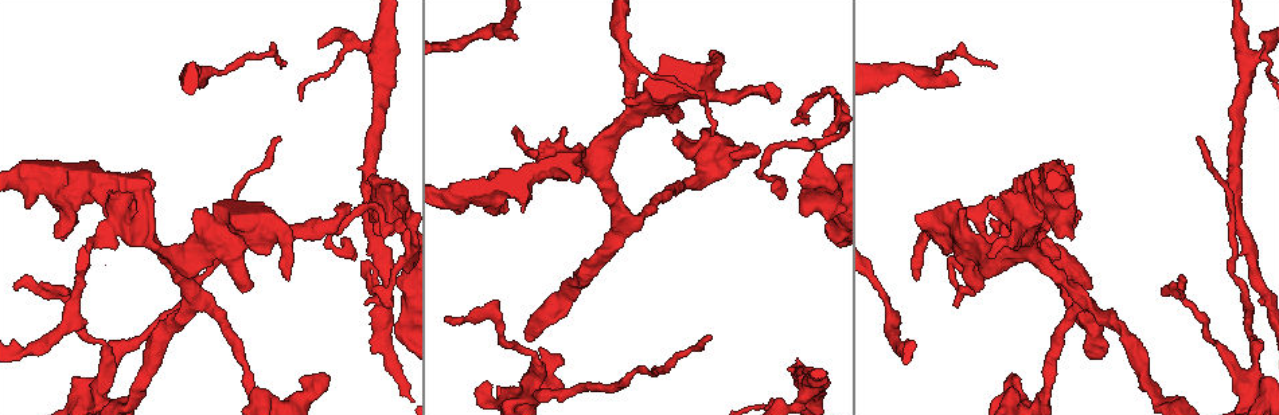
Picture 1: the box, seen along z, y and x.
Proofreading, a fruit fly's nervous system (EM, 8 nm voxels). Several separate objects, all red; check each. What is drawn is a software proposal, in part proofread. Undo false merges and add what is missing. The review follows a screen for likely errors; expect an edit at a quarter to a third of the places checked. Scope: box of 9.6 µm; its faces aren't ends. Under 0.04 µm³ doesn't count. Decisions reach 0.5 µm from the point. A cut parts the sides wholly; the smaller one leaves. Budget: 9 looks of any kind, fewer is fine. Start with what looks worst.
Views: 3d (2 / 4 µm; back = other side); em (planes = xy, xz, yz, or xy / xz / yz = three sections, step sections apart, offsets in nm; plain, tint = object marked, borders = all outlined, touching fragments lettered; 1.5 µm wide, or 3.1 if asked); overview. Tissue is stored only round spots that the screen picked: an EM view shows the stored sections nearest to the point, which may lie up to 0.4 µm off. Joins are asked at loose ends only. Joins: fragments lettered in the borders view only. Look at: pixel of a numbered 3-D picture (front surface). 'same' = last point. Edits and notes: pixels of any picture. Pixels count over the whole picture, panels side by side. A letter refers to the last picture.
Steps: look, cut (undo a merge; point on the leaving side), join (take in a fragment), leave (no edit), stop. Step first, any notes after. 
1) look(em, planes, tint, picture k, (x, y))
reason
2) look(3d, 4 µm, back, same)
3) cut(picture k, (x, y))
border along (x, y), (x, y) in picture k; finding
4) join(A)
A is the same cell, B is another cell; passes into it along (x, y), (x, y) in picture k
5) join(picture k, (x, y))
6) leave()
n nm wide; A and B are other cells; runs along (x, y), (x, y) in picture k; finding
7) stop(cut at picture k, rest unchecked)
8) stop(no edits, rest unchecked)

look(em, planes, borders, picture 1, (958, 82))
an open end

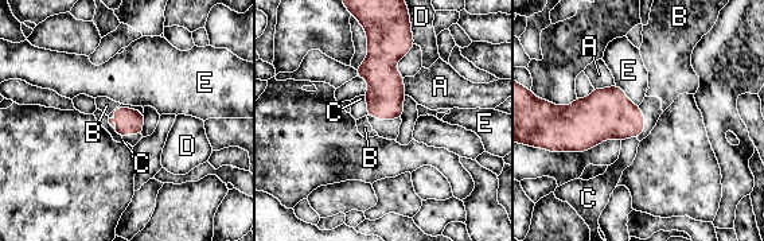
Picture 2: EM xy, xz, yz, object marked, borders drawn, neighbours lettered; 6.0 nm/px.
join(B)
E touches over 190 nm; B is the same cell, A, C, D and E are other cells; passes into it along (131, 121), (116, 107), (106, 105) in picture 2; the neuron continues

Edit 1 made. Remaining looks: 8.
look(em, yz, step 4, borders, picture 1, (346, 208))

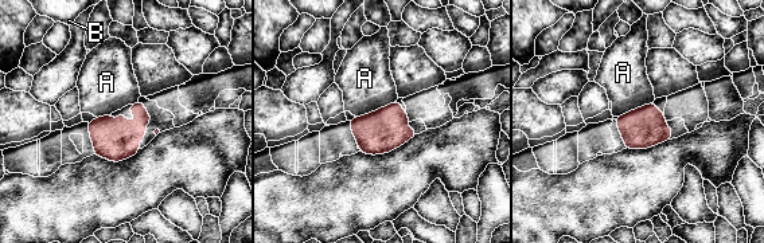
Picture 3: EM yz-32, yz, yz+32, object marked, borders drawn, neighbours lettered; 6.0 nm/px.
look(em, planes, borders, same)
cut it another way

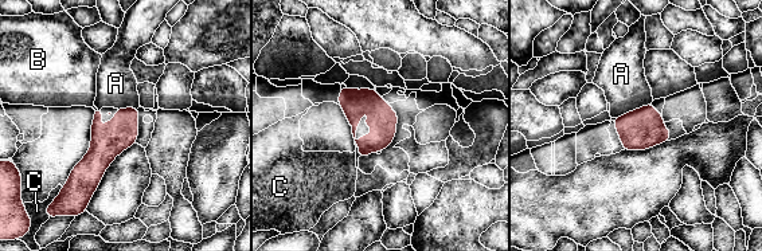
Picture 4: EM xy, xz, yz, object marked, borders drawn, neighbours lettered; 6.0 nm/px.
join(A)
A touches over 240 nm; A is the same cell, B and C are other cells; it goes on there

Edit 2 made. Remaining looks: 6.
look(overview)
redraw

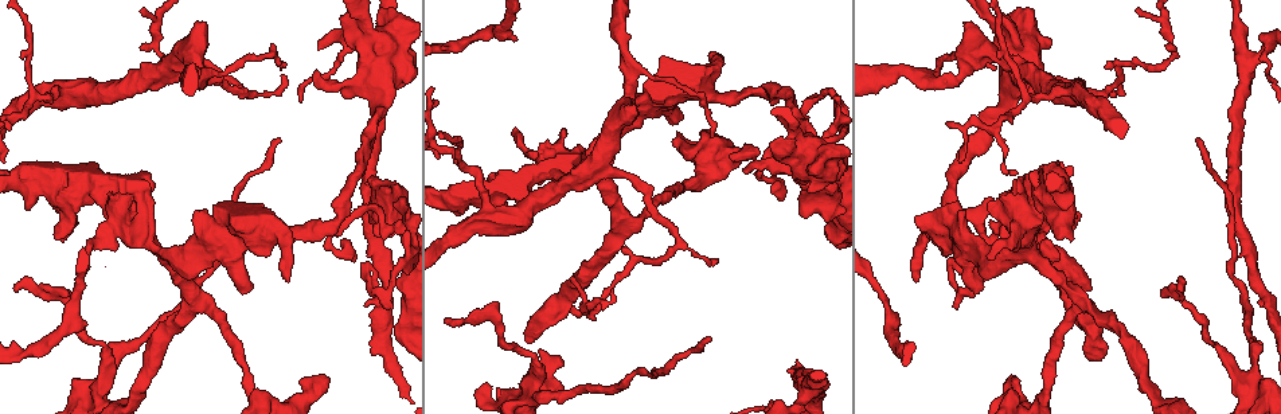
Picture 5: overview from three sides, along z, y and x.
look(em, planes, borders, picture 5, (289, 280))
free end

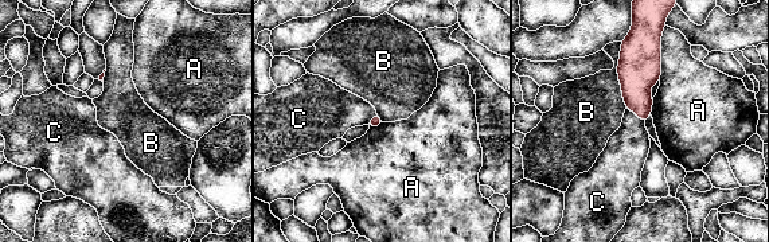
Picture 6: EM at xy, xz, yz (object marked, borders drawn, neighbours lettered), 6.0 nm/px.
leave()
A, B and C are other cells; border along (663, 31), (662, 75), (659, 79) in picture 6; no lettered fragment goes on from it

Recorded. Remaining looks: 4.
look(3d, 4 µm, picture 5, (711, 261))
an open end

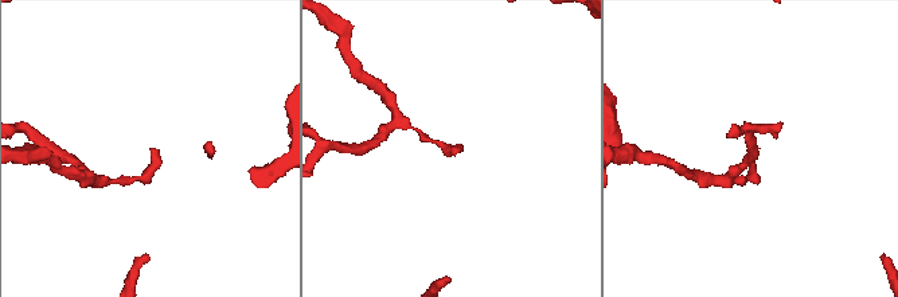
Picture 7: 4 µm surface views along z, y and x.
look(em, planes, borders, picture 7, (454, 155))

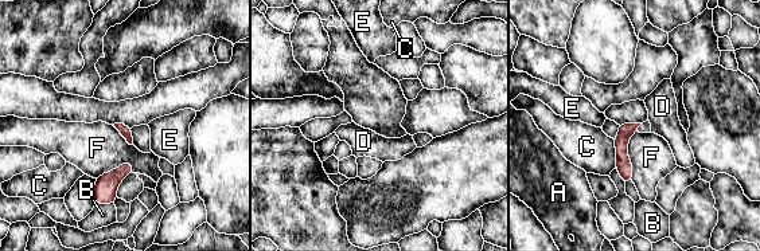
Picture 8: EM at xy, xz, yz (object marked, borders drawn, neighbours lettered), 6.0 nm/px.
leave()
70 nm wide; A, B, C, D, E and F are other cells; border along (636, 130), (627, 149), (631, 180) in picture 8; no lettered fragment goes on from it

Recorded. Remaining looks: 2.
stop(join at picture 2, join at picture 4, rest unchecked)

